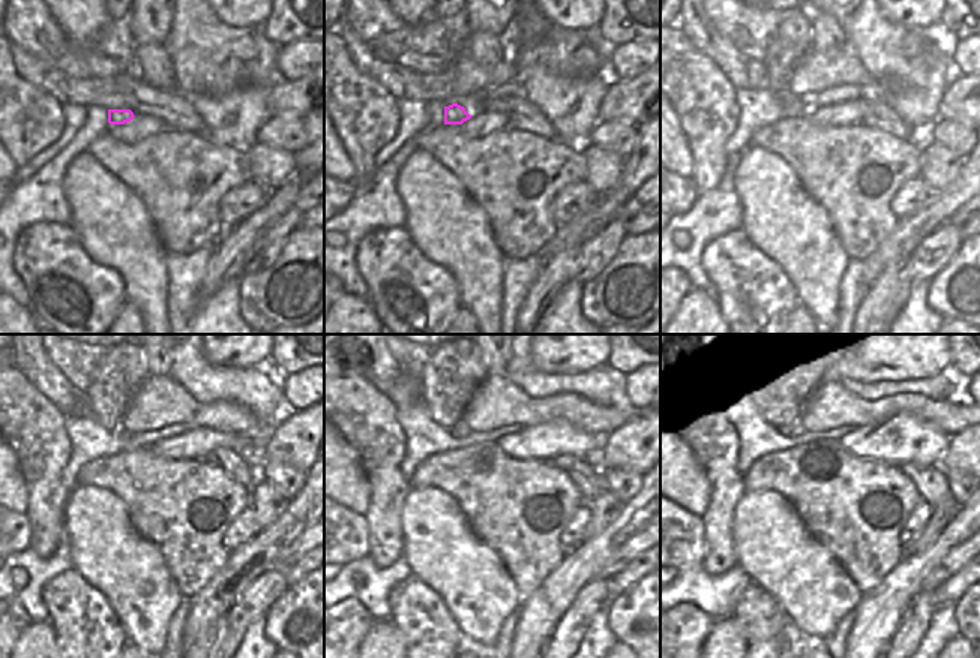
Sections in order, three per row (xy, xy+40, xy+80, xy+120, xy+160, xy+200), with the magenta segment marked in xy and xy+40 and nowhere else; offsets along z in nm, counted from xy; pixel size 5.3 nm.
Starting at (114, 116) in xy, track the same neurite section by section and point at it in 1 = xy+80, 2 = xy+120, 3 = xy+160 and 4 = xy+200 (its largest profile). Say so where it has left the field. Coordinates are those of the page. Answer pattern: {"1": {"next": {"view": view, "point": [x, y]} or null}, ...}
{"1": {"next": {"view": "xy+80", "point": [793, 108]}}, "2": {"next": {"view": "xy+120", "point": [120, 433]}}, "3": {"next": {"view": "xy+160", "point": [456, 430]}}, "4": {"next": {"view": "xy+200", "point": [794, 429]}}}

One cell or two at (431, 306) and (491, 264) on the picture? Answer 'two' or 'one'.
two

